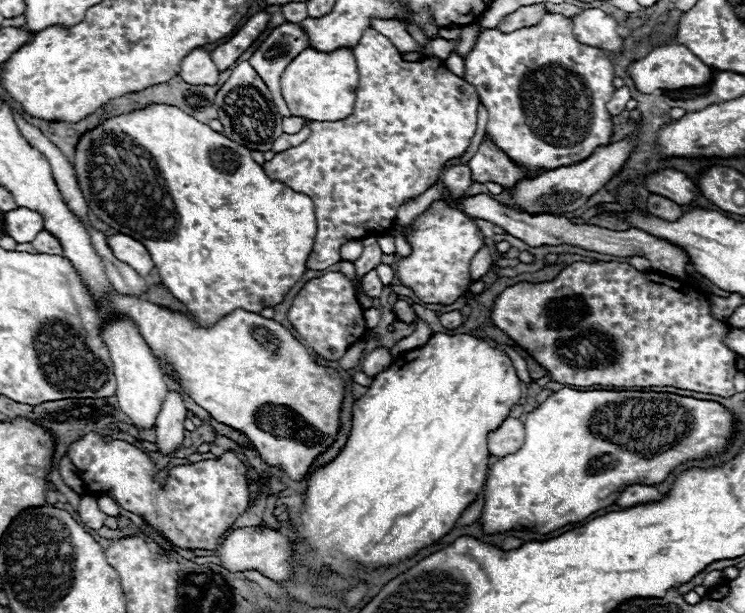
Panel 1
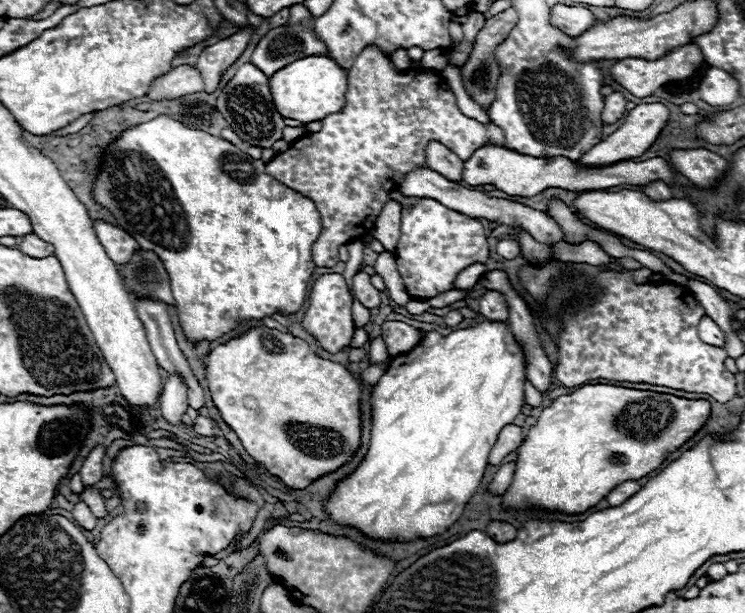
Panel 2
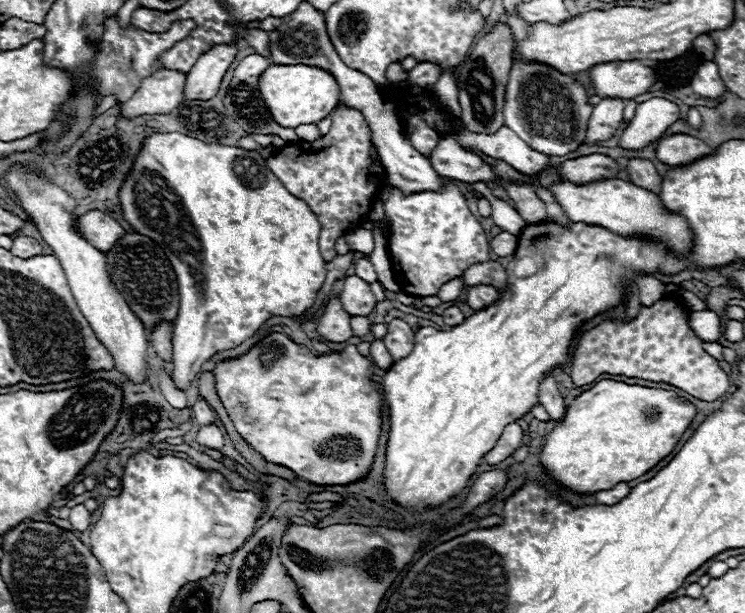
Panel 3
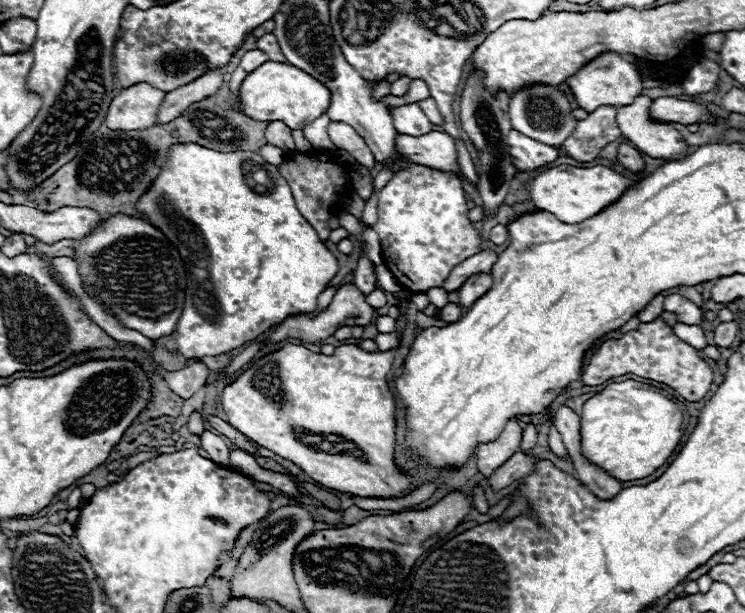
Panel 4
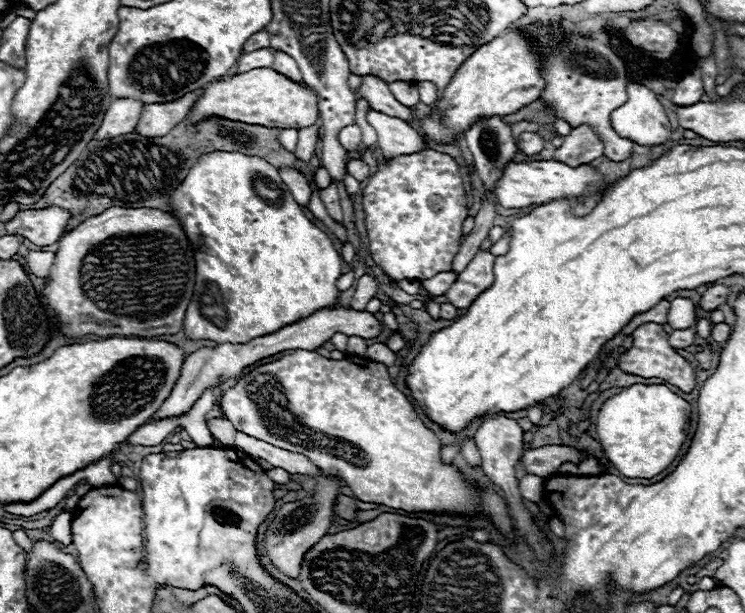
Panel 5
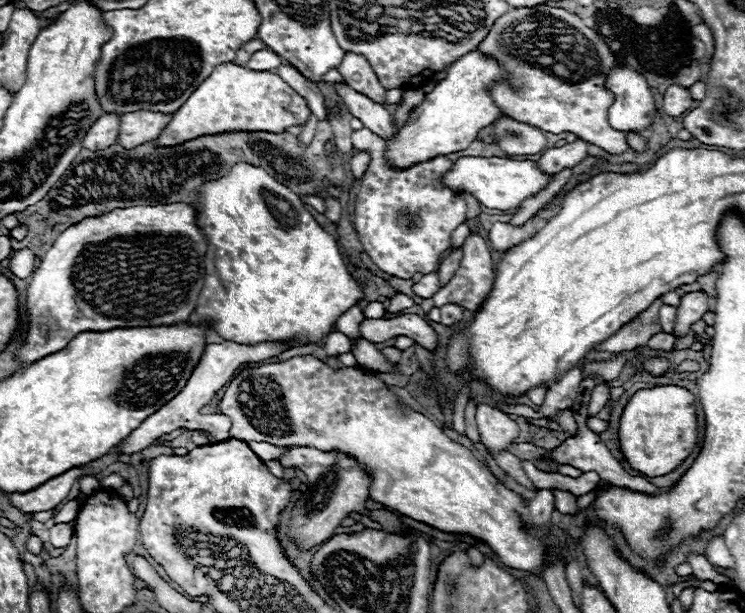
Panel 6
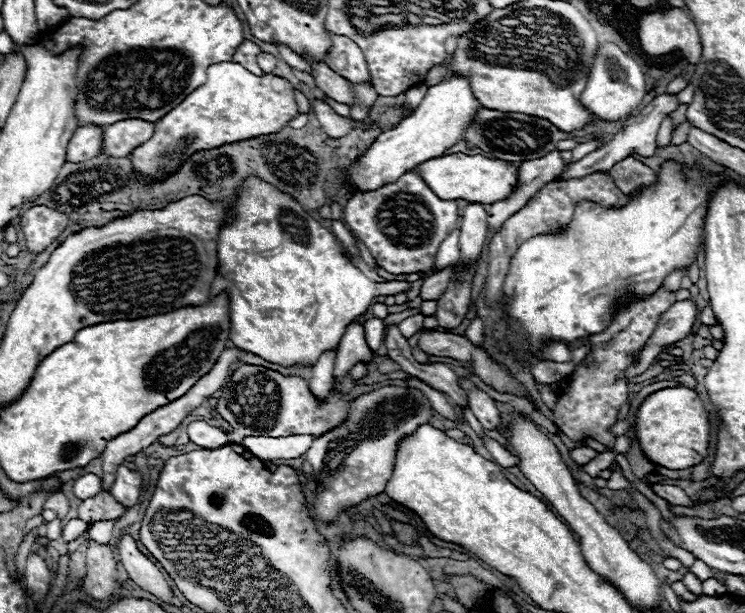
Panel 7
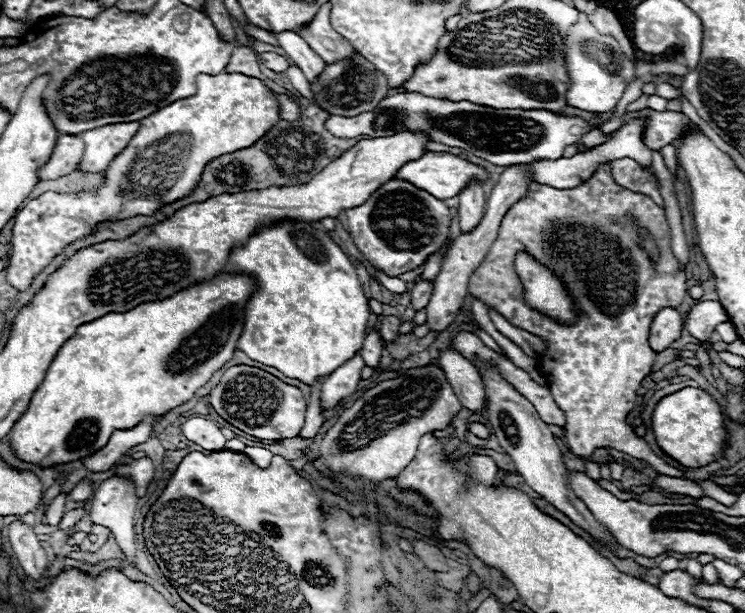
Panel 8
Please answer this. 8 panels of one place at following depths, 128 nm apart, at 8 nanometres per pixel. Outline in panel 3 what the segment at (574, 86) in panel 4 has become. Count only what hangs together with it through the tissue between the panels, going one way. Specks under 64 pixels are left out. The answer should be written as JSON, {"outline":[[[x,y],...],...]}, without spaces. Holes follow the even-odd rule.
{"outline":[[[616,60],[596,64],[590,72],[594,94],[602,98],[630,100],[656,84],[656,68],[644,66],[640,60]]]}

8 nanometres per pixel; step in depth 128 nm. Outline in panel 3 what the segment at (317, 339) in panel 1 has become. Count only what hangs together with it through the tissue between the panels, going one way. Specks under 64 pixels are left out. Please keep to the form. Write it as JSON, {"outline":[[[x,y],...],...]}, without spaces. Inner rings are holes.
{"outline":[[[330,298],[324,306],[322,316],[318,318],[318,334],[328,342],[344,342],[352,336],[350,314],[342,308],[340,298]]]}

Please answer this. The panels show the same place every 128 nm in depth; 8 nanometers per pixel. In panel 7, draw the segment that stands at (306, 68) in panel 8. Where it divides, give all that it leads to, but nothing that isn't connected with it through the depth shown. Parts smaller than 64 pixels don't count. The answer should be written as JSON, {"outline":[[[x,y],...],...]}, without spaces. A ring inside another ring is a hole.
{"outline":[[[310,62],[312,68],[316,70],[314,82],[316,86],[332,100],[340,102],[340,104],[352,104],[354,102],[354,88],[348,80],[344,80],[342,76],[338,76],[334,70],[330,70],[326,64],[314,64]]]}

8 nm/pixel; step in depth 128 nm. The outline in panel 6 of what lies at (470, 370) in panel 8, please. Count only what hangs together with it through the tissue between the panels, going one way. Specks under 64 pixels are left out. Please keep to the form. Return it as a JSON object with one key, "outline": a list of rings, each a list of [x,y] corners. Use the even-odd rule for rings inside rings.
{"outline":[[[478,406],[476,410],[476,422],[480,432],[480,442],[486,446],[488,452],[502,452],[508,450],[510,444],[518,438],[518,424],[508,418],[508,414],[490,408],[490,406]]]}

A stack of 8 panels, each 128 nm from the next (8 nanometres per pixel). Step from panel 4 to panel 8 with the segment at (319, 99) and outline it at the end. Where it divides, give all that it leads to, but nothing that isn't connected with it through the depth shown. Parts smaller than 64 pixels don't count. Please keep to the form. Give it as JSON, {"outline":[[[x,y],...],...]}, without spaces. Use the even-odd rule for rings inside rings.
{"outline":[[[222,72],[216,76],[202,74],[198,80],[198,92],[194,96],[176,100],[168,108],[162,108],[160,112],[154,112],[152,116],[140,120],[140,132],[130,140],[128,148],[124,148],[124,152],[120,152],[120,156],[116,156],[116,160],[112,160],[112,164],[106,170],[108,180],[104,186],[100,186],[96,196],[46,192],[40,198],[30,200],[16,214],[8,282],[18,290],[26,290],[30,286],[32,278],[56,254],[60,254],[66,244],[90,234],[90,230],[94,228],[96,222],[114,220],[114,218],[130,218],[136,214],[152,214],[162,204],[168,204],[172,200],[178,200],[180,196],[186,196],[200,180],[200,174],[202,174],[204,166],[208,164],[208,160],[252,146],[270,128],[274,128],[278,124],[278,120],[280,120],[280,102],[258,78],[250,78],[250,76],[244,76],[238,72]]]}

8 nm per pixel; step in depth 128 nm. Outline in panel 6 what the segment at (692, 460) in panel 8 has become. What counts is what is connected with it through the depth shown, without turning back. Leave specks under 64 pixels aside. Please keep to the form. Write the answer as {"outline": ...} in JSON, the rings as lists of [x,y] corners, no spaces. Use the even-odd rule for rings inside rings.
{"outline":[[[654,386],[632,394],[618,426],[620,452],[632,470],[646,478],[664,476],[692,452],[698,440],[698,418],[694,404],[686,402],[696,402],[696,398],[680,386]]]}

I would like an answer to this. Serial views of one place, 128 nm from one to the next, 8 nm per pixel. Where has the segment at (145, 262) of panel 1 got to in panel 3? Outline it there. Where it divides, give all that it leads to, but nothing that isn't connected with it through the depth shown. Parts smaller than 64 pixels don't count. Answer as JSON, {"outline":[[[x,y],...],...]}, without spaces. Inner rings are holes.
{"outline":[[[98,210],[80,216],[78,230],[102,252],[108,252],[122,236],[126,236],[126,230],[116,220]]]}

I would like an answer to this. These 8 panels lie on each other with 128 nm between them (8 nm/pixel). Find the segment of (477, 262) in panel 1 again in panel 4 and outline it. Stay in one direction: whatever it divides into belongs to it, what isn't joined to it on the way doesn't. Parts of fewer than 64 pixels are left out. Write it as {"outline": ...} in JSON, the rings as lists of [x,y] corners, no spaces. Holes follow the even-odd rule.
{"outline":[[[432,288],[432,290],[428,290],[428,292],[426,292],[426,296],[428,296],[428,298],[430,298],[430,302],[432,302],[434,306],[438,306],[438,308],[444,308],[444,306],[450,302],[450,300],[448,300],[448,296],[450,296],[450,294],[448,294],[446,290],[442,290],[442,288],[438,288],[438,290],[436,290],[436,288]]]}

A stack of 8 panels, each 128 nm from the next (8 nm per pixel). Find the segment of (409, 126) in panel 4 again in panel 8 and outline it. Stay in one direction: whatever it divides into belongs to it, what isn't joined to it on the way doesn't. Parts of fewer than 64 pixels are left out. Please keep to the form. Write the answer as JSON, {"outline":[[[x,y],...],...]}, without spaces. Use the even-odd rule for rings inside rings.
{"outline":[[[330,2],[324,4],[324,8],[320,8],[320,12],[314,16],[312,24],[306,26],[300,32],[300,36],[328,64],[346,62],[346,60],[354,58],[354,54],[356,54],[356,48],[330,26]]]}

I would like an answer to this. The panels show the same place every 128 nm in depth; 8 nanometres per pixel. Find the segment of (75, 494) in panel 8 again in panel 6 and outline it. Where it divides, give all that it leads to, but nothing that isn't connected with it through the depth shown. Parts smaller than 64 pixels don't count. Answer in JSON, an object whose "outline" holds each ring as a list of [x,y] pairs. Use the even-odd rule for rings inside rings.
{"outline":[[[82,476],[78,482],[80,482],[80,490],[82,490],[84,496],[90,496],[90,494],[94,494],[100,488],[98,480],[92,478],[92,476]]]}

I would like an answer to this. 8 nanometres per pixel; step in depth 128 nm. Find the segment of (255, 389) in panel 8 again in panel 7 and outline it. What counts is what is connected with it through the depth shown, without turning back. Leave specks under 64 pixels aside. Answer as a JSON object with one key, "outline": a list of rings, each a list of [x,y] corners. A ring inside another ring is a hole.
{"outline":[[[242,364],[238,370],[234,370],[234,374],[228,378],[228,384],[222,388],[222,396],[218,400],[218,414],[232,426],[232,434],[228,434],[230,442],[242,442],[246,436],[272,436],[272,438],[280,438],[280,436],[292,436],[292,434],[312,434],[312,436],[322,436],[326,432],[330,432],[332,428],[340,426],[342,422],[346,422],[350,406],[356,398],[348,400],[348,394],[342,394],[338,388],[330,390],[330,394],[326,396],[326,400],[318,400],[310,388],[308,388],[308,380],[304,380],[302,376],[284,376],[276,370],[264,368],[264,366],[252,366],[252,364]]]}

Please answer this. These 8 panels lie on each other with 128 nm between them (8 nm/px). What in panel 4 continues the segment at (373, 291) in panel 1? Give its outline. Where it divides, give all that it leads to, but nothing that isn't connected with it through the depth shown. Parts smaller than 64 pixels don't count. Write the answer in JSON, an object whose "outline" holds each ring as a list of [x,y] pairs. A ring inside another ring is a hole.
{"outline":[[[344,284],[334,294],[330,306],[324,312],[320,312],[316,318],[312,318],[312,320],[308,320],[308,318],[288,318],[280,324],[278,330],[274,330],[266,338],[266,342],[270,342],[270,340],[272,342],[284,342],[286,338],[298,338],[298,340],[316,344],[316,342],[322,342],[324,338],[328,338],[330,334],[334,334],[336,328],[340,328],[340,326],[356,326],[356,324],[358,326],[368,326],[372,316],[374,316],[374,308],[366,302],[366,296],[354,284]]]}

